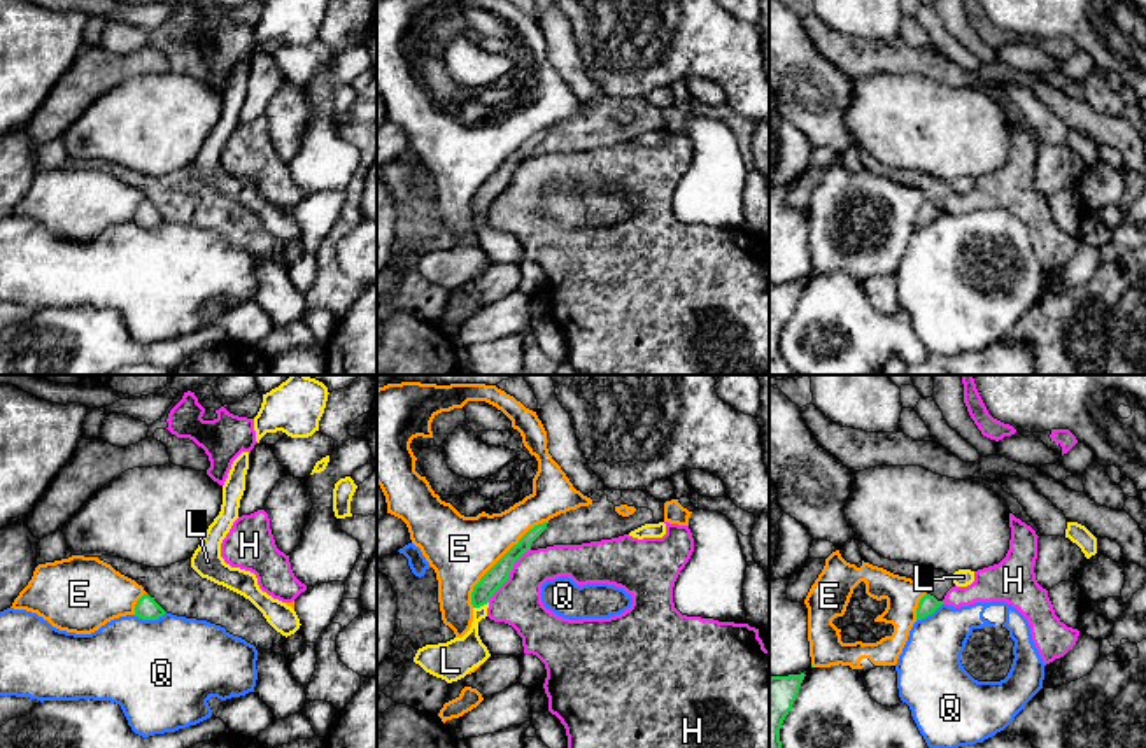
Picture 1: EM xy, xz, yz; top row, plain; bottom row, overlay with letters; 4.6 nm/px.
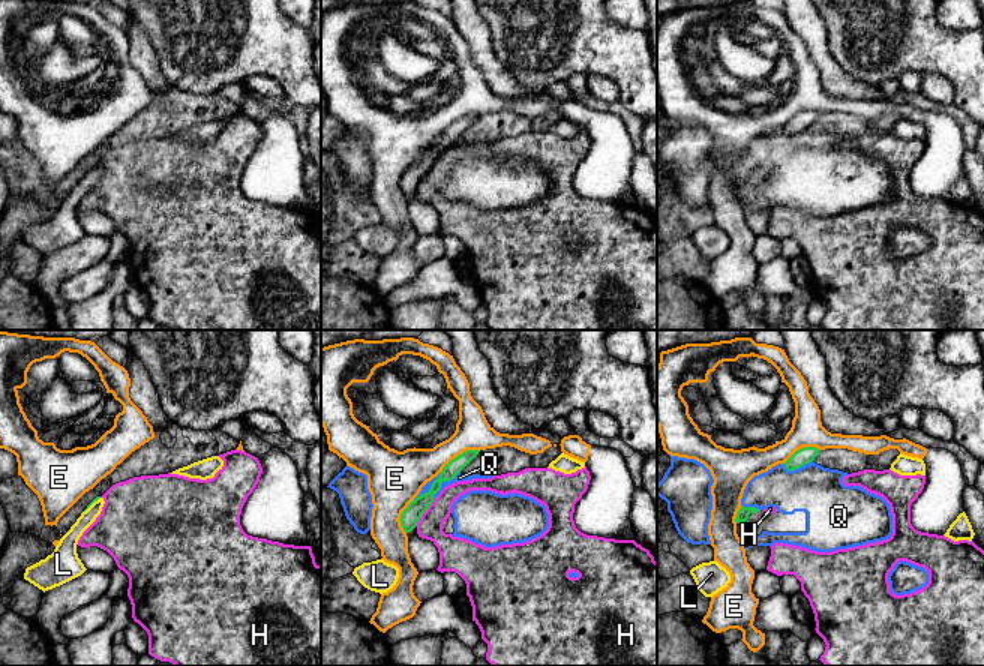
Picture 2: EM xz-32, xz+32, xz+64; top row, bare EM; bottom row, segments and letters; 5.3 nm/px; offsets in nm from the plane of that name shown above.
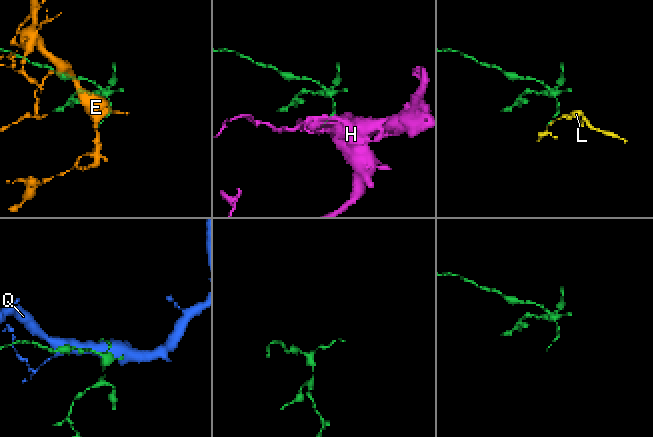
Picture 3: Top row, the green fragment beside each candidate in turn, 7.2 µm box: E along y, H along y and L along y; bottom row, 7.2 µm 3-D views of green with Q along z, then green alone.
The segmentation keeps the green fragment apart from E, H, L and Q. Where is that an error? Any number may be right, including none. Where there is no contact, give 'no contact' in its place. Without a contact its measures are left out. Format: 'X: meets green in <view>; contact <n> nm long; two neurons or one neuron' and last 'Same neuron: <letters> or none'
E: meets green in xz; contact 550 nm long; two neurons
H: meets green in xz; contact 320 nm long; two neurons
L: meets green in xz; contact 80 nm long; two neurons
Q: meets green in xy; contact 150 nm long; two neurons
Same neuron: none

